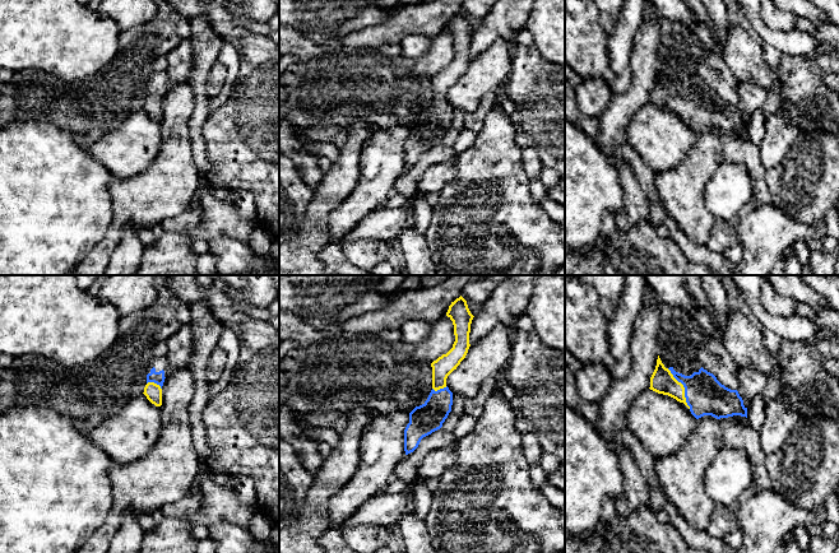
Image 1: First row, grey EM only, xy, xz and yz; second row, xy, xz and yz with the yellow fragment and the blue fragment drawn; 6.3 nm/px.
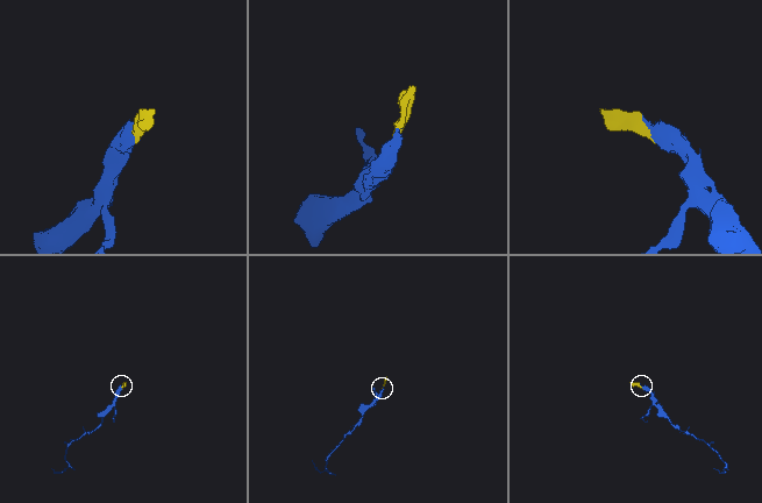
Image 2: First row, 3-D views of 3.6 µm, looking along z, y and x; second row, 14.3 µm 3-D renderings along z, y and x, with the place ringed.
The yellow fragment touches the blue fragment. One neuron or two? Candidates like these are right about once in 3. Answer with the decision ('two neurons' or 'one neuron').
one neuron

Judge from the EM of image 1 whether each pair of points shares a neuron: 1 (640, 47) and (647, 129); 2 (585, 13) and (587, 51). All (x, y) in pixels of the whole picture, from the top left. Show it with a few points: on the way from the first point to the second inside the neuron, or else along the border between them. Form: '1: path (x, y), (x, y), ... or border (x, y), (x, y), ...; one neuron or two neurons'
1: border (649, 103), (633, 117), (627, 130); two neurons
2: path (585, 22), (585, 42); one neuron

